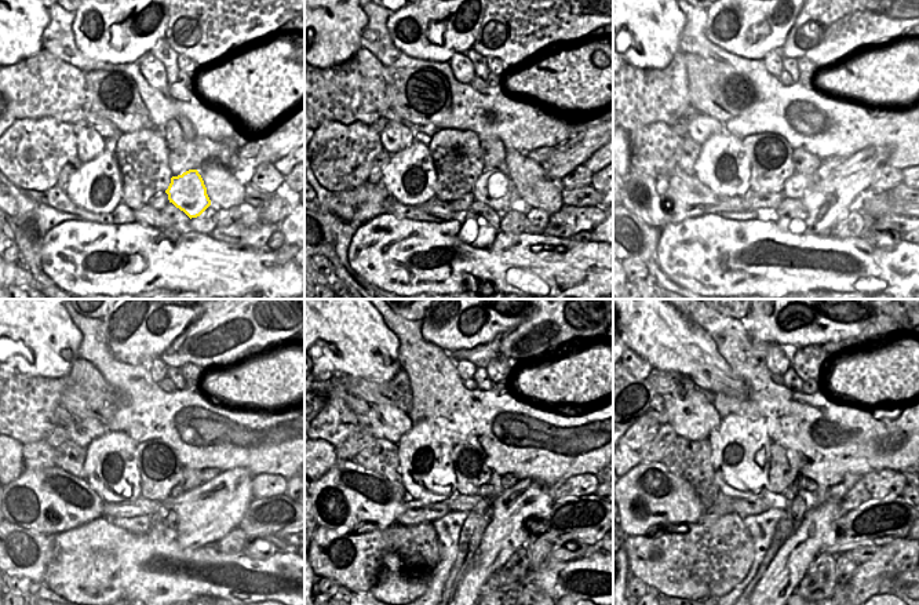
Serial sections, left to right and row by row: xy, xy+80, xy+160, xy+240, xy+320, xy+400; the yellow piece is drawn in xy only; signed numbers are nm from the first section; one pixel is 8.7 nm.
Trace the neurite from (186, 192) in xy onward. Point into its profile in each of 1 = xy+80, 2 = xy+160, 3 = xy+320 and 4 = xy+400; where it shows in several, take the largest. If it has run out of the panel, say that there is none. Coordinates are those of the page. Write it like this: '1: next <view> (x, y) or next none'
1: next xy+80 (493, 188)
2: next xy+160 (795, 186)
3: next xy+320 (485, 489)
4: next xy+400 (791, 492)

